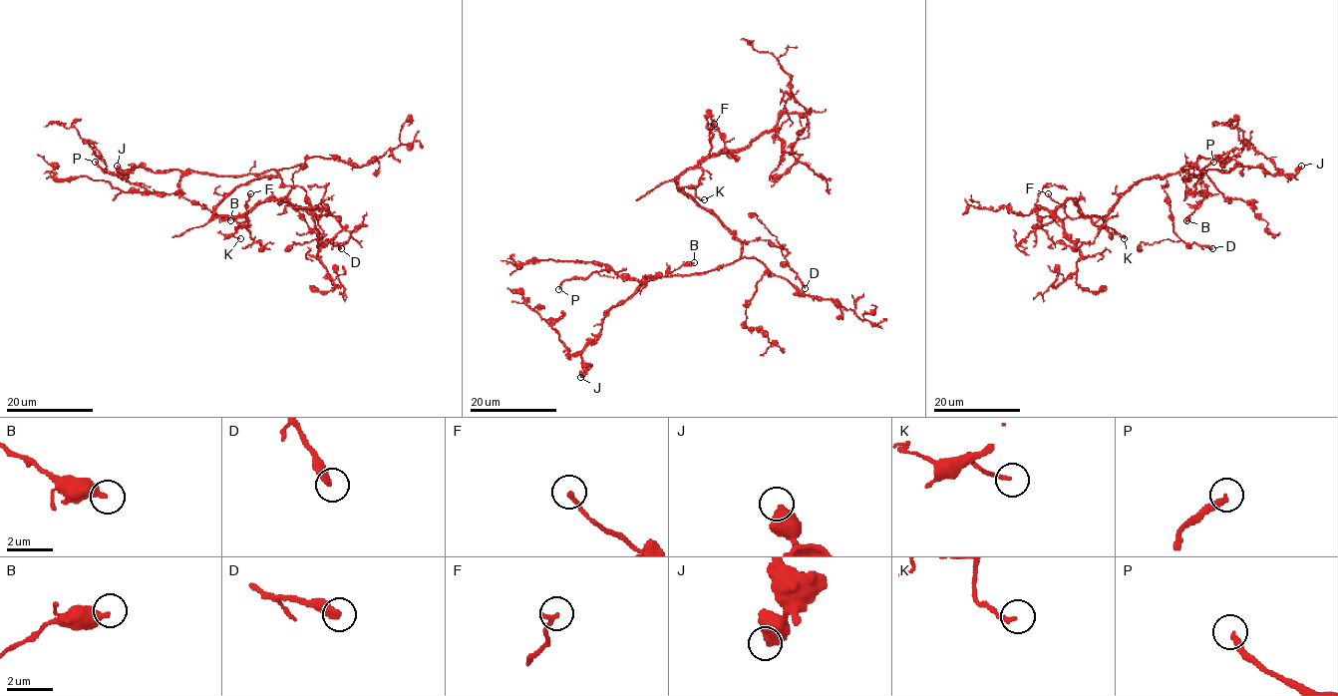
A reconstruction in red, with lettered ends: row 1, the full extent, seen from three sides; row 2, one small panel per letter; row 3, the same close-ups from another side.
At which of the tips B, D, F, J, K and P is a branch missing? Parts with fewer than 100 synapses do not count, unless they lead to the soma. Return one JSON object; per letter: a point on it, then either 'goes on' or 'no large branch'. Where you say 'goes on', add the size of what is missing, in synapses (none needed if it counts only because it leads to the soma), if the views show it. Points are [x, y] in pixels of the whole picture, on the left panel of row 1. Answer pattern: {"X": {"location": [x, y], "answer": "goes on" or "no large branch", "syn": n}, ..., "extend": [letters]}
{"B": {"location": [230, 220], "answer": "no large branch"}, "D": {"location": [341, 248], "answer": "no large branch"}, "F": {"location": [250, 193], "answer": "no large branch"}, "J": {"location": [117, 166], "answer": "no large branch"}, "K": {"location": [240, 238], "answer": "no large branch"}, "P": {"location": [95, 162], "answer": "no large branch"}, "extend": []}

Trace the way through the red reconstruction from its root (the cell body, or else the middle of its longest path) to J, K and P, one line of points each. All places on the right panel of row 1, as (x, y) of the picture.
J: (1163, 176), (1183, 170), (1195, 175), (1208, 170), (1230, 172), (1237, 167), (1295, 174), (1301, 166)
K: (1163, 176), (1143, 178), (1107, 214), (1092, 217), (1092, 222), (1112, 234), (1121, 234), (1124, 238)
P: (1163, 176), (1183, 170), (1195, 175), (1200, 172), (1206, 188), (1202, 193), (1194, 186), (1213, 162)

